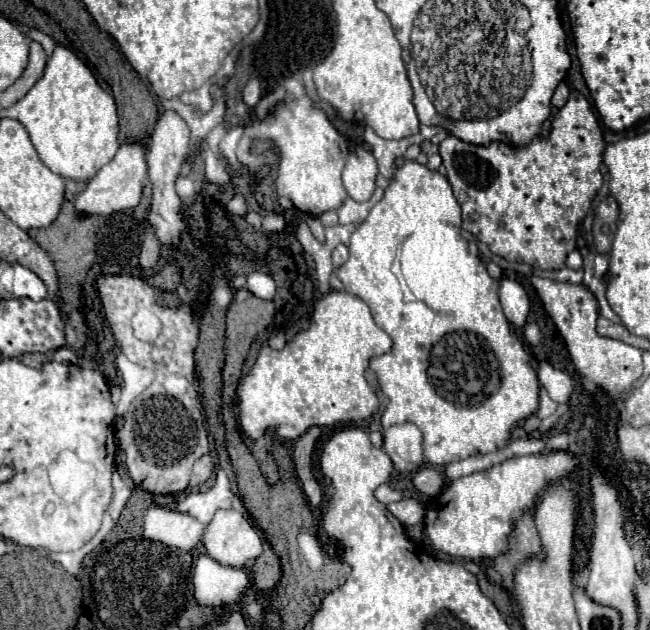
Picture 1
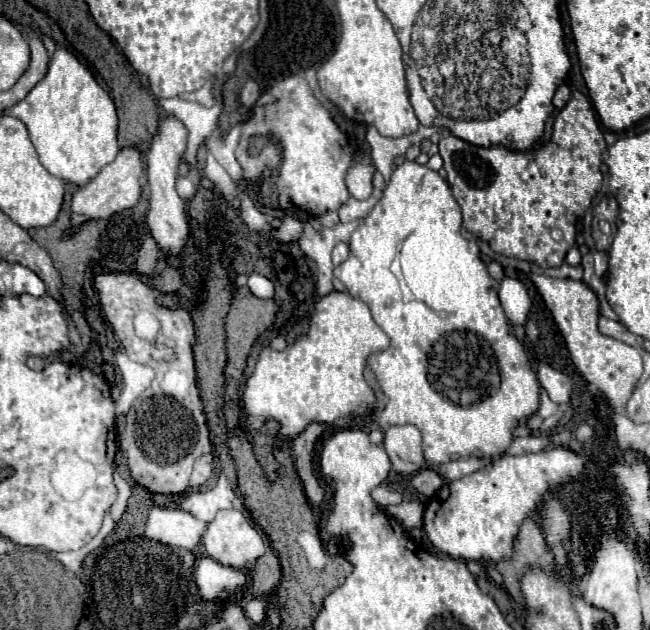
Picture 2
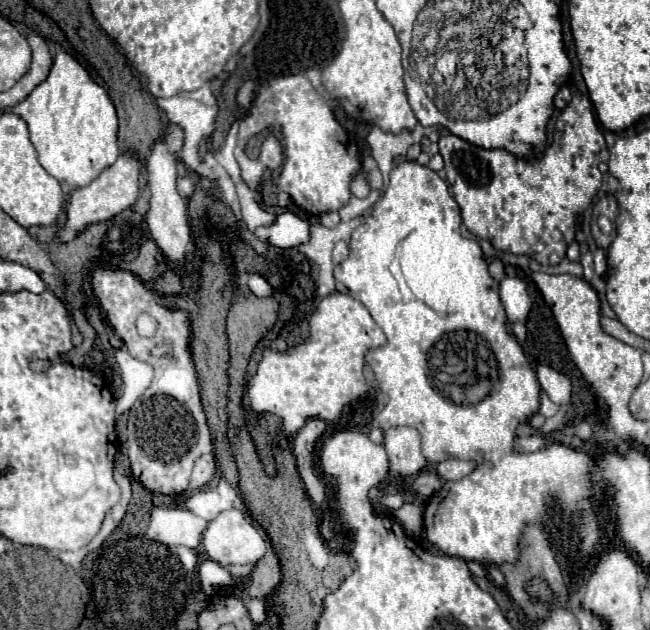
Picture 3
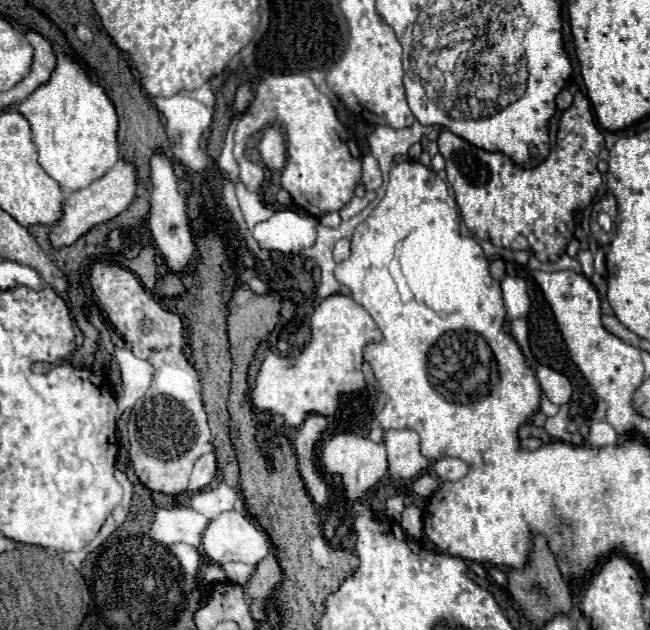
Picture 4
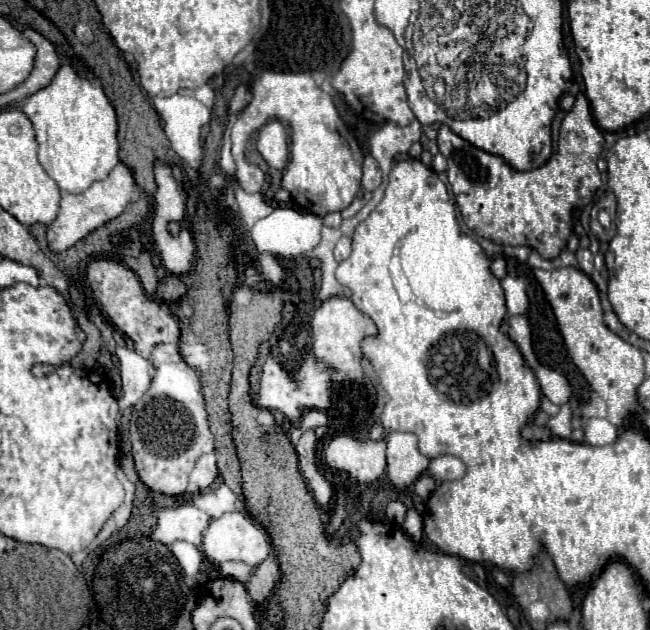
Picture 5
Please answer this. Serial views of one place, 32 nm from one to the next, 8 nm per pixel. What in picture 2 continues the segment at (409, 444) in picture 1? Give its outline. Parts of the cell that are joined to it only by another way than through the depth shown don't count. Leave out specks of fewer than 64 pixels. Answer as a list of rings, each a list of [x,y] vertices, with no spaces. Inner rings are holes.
[[[412,424],[392,426],[384,433],[384,450],[390,456],[392,470],[398,474],[414,474],[424,466],[422,456],[422,436]]]

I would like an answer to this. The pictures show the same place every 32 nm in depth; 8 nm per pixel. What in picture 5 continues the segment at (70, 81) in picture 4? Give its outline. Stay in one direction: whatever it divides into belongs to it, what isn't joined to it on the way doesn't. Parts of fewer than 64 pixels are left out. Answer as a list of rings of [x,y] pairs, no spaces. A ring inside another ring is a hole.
[[[62,62],[52,82],[28,96],[20,110],[34,126],[38,162],[62,192],[84,192],[84,188],[108,176],[108,172],[118,164],[118,122],[114,106],[100,86],[78,76],[68,62]]]

